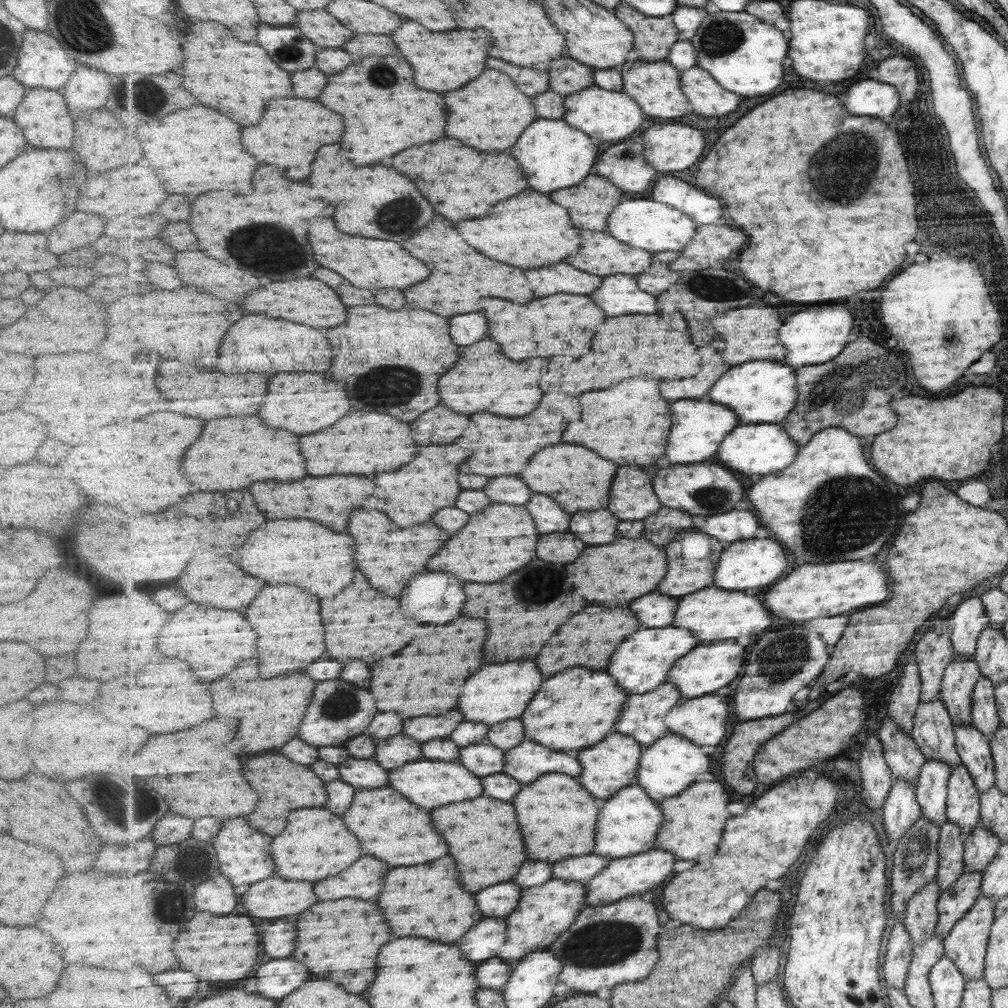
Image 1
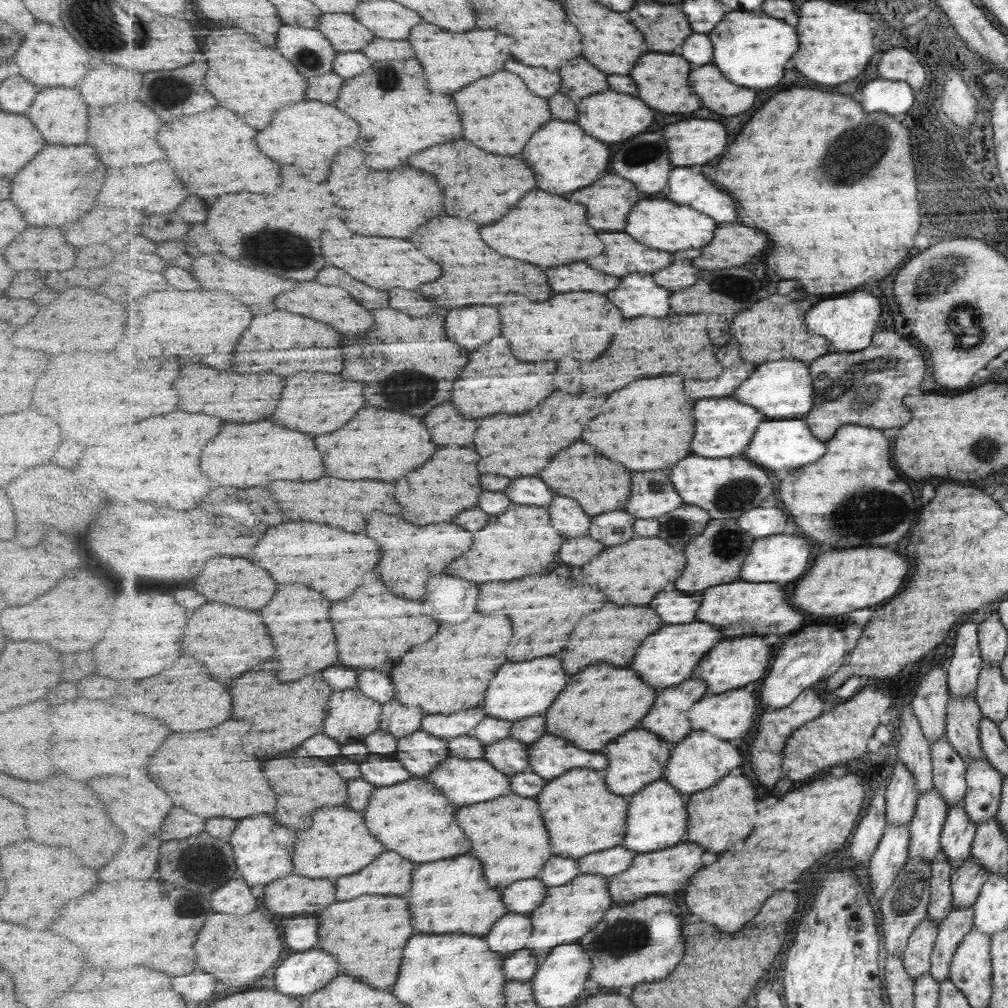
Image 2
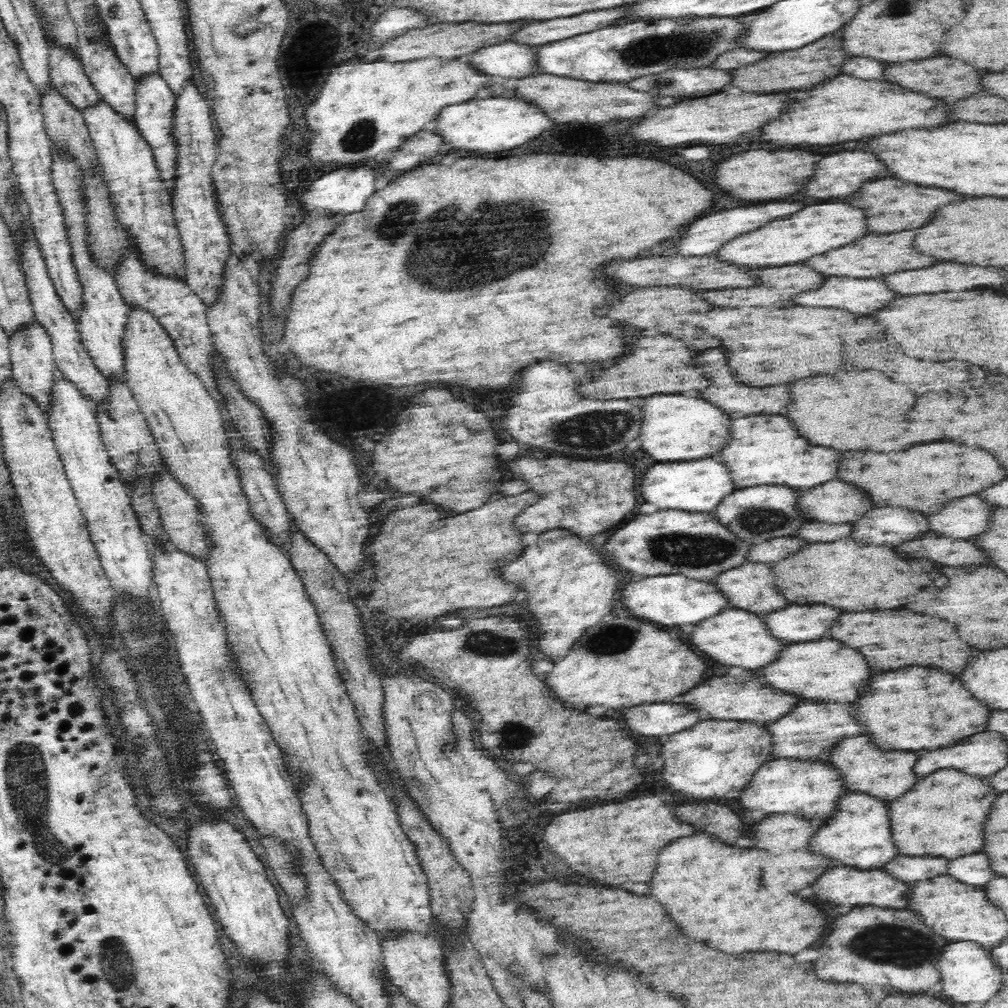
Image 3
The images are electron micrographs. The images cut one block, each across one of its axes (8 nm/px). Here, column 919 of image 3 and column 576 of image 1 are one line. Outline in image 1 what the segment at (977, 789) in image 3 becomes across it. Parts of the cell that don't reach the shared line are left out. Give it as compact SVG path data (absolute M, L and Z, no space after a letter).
M545 774L543 778L525 786L515 796L513 806L517 810L519 826L523 830L525 842L529 844L529 854L533 860L557 862L569 856L593 852L599 806L597 798L591 796L577 782L577 778L567 774Z

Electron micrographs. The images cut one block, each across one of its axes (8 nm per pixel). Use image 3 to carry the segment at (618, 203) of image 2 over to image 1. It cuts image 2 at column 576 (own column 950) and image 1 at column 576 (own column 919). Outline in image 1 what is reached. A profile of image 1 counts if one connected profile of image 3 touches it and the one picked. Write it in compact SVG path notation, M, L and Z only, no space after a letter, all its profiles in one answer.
M591 174L587 182L581 182L575 188L557 190L555 194L551 194L555 202L571 210L571 220L577 228L599 232L609 228L609 214L621 202L621 196L621 188L599 174Z

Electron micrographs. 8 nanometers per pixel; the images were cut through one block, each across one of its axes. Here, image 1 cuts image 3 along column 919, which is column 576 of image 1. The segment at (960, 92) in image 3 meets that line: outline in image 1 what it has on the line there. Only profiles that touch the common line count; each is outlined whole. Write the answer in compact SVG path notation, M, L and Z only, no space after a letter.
M557 58L551 66L551 90L557 94L573 94L593 86L593 68L573 58Z

